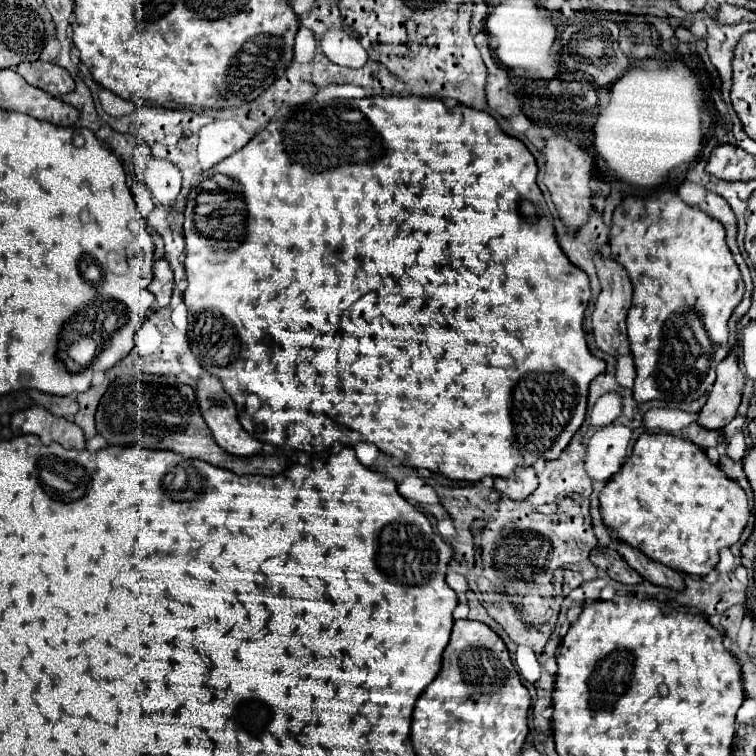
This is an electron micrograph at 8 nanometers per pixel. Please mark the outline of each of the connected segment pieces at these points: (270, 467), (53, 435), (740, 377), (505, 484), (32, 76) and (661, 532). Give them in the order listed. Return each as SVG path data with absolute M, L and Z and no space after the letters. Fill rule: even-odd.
M122 375L118 377L104 399L100 401L96 413L96 429L110 445L138 445L146 449L168 449L180 453L186 459L200 459L216 467L228 469L236 475L278 475L288 467L286 457L274 455L254 455L240 459L228 455L218 447L204 423L204 417L198 407L196 391L190 385L166 383L160 375Z
M34 405L30 409L14 413L10 427L12 427L14 435L16 433L38 435L44 445L58 441L66 449L84 449L86 447L84 431L80 431L80 427L76 423L72 423L64 417L52 415L42 405Z
M734 351L720 363L714 387L708 395L706 405L698 413L698 423L708 429L720 429L728 425L738 411L744 389L744 373Z
M520 467L514 479L494 479L494 489L508 499L526 499L538 487L538 479L532 467Z
M26 61L20 63L16 69L30 85L44 89L46 93L60 97L64 93L70 93L74 89L74 81L70 77L70 73L54 63L46 63L46 61Z
M668 433L640 435L634 445L632 457L602 489L600 511L604 523L614 531L612 537L628 541L628 545L646 551L650 559L656 559L680 573L700 577L704 577L716 567L720 551L724 547L732 547L734 543L738 543L750 519L748 497L746 491L738 485L738 481L730 479L720 465L714 465L702 447Z

